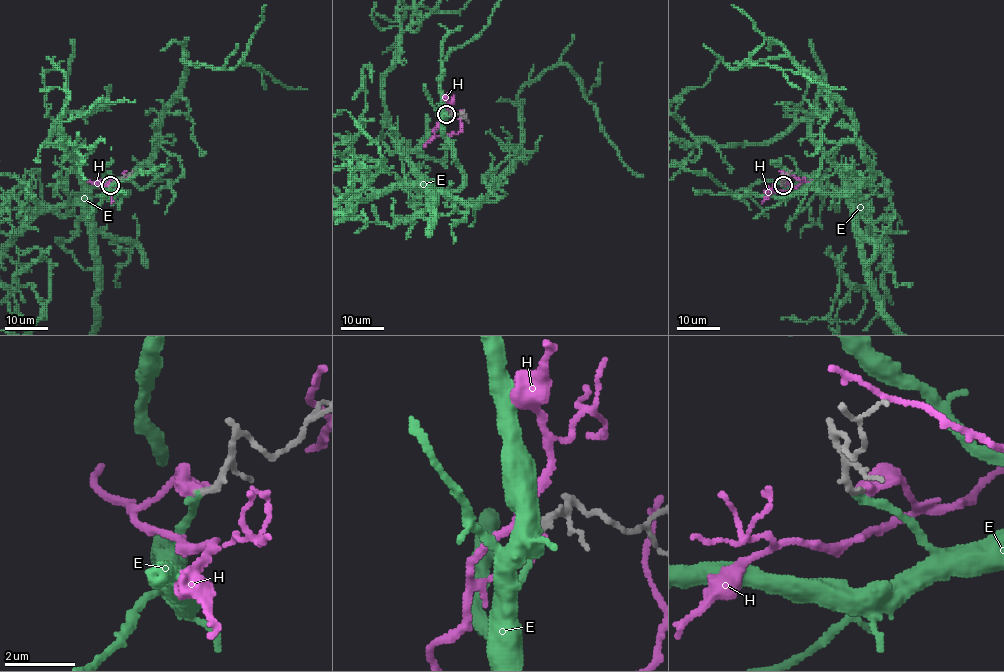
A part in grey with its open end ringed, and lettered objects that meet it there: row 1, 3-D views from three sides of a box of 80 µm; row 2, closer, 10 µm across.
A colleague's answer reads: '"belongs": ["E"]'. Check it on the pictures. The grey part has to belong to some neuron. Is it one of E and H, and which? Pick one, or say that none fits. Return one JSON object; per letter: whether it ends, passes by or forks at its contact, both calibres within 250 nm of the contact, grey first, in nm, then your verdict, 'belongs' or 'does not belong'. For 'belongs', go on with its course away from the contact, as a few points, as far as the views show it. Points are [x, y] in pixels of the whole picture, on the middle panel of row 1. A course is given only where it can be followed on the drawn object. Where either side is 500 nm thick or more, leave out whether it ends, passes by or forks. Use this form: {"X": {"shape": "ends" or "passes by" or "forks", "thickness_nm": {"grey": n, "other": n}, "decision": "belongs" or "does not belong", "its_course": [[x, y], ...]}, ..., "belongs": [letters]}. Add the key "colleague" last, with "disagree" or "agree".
{"E": {"shape": "ends", "thickness_nm": {"grey": 200, "other": 240}, "decision": "belongs"}, "H": {"shape": "ends", "thickness_nm": {"grey": 200, "other": 440}, "decision": "does not belong"}, "belongs": ["E"], "colleague": "agree"}

